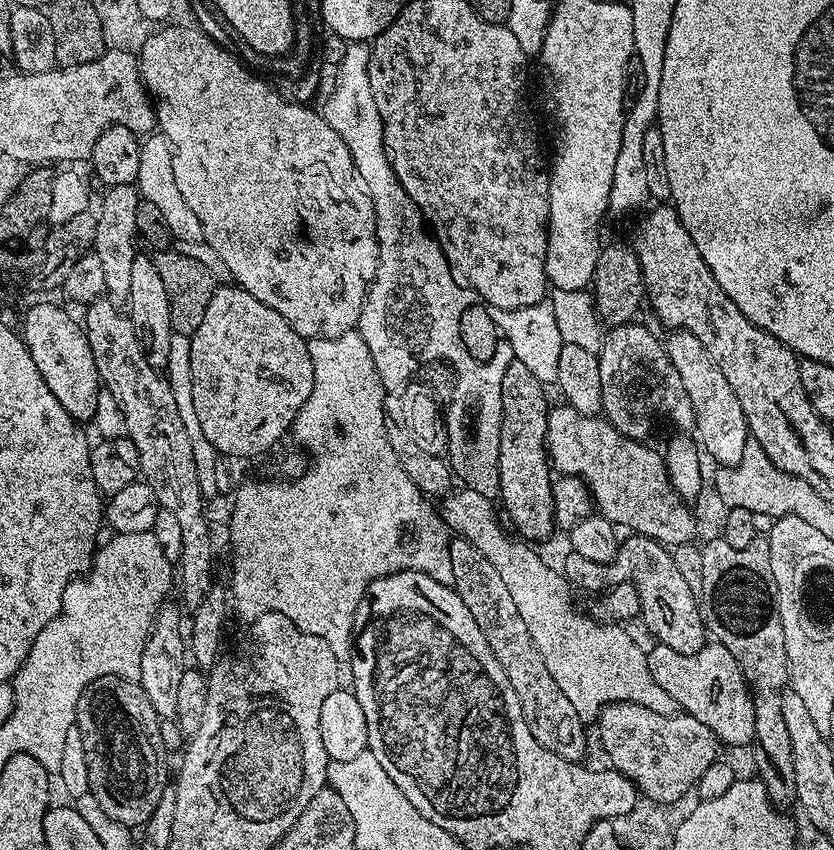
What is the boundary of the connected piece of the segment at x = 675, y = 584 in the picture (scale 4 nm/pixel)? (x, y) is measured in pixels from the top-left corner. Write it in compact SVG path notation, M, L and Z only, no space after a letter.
M669 549L664 552L662 560L654 560L648 568L638 568L632 574L624 574L622 581L635 585L639 591L641 619L645 620L659 643L682 654L696 654L705 647L708 643L705 613L698 594L679 573Z

